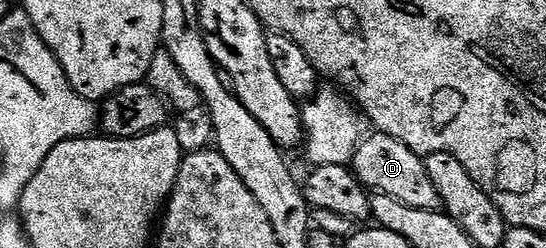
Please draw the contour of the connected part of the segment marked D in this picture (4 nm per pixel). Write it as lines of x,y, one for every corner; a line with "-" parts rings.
384,133
376,134
366,134
357,146
357,152
353,154
351,170
357,180
366,189
372,189
378,195
395,197
395,201
403,201
403,205
411,209
442,210
439,193
436,192
431,177
427,177
424,158
416,155
403,141

